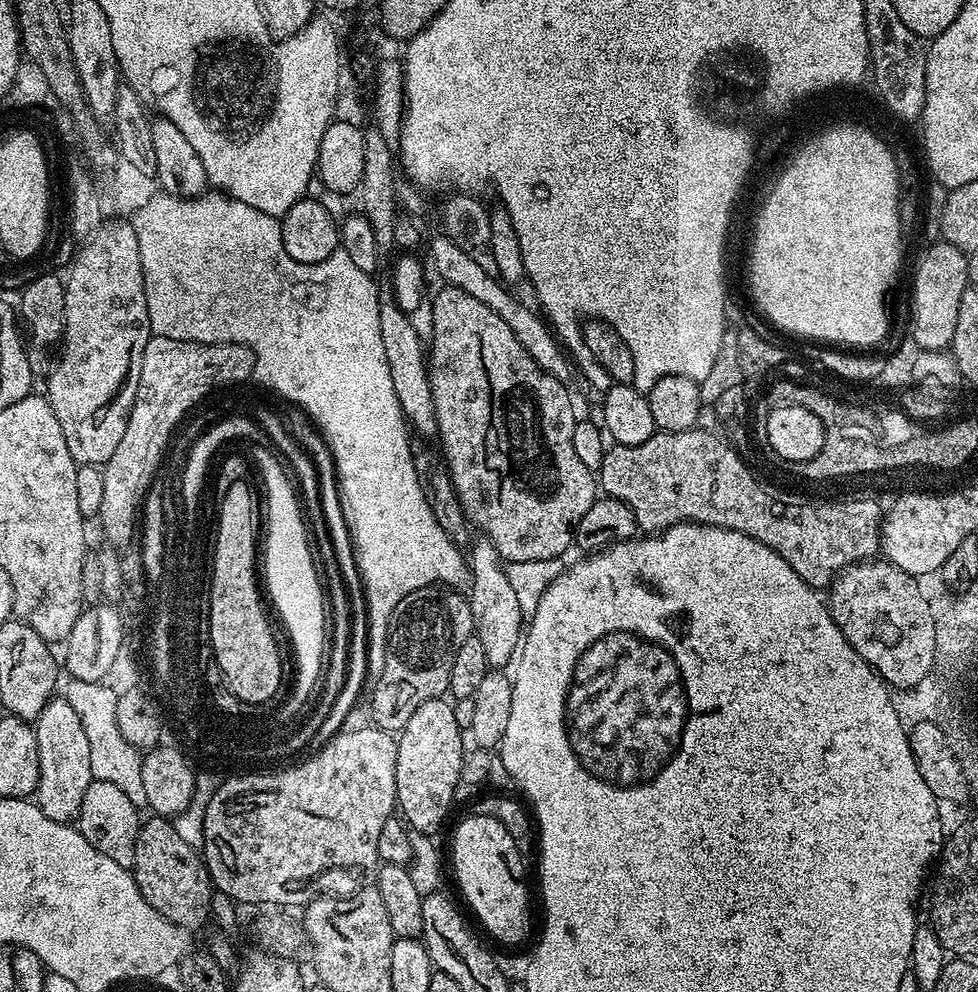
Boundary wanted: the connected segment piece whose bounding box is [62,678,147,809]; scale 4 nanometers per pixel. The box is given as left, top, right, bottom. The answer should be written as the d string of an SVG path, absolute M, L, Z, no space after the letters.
M73 678L69 679L68 682L69 684L65 686L64 692L62 688L62 698L66 702L70 702L70 706L74 706L74 711L78 714L83 728L86 729L86 739L90 742L92 779L110 782L114 786L118 786L118 790L122 790L122 794L126 794L126 798L130 798L130 802L134 802L136 808L143 809L147 805L147 800L145 789L142 787L142 756L138 749L130 746L130 742L126 742L126 738L122 738L122 730L118 730L117 689L112 686L111 688L102 688L104 686L99 683L80 681Z

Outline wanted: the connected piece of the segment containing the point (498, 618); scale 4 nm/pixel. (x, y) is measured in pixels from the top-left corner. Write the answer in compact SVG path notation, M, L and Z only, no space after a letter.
M489 540L473 543L469 556L470 590L468 601L471 606L471 616L474 635L485 647L486 660L494 670L503 669L504 665L513 661L522 642L524 632L524 617L518 603L517 591L506 578L504 568L497 548Z

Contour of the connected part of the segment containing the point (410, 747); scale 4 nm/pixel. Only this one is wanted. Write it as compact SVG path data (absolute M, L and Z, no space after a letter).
M441 698L422 702L414 714L410 714L410 722L401 728L396 742L396 807L405 825L414 832L435 833L435 828L443 822L456 800L458 774L462 770L462 762L466 755L465 733L458 726L458 718L454 718L452 704Z

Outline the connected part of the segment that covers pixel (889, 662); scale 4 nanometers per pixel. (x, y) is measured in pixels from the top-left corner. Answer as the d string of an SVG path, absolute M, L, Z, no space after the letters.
M881 559L861 560L834 577L826 592L826 603L846 642L871 664L885 684L893 689L916 687L932 664L935 650L935 618L930 614L928 599L917 577L906 574L898 566L886 566Z

